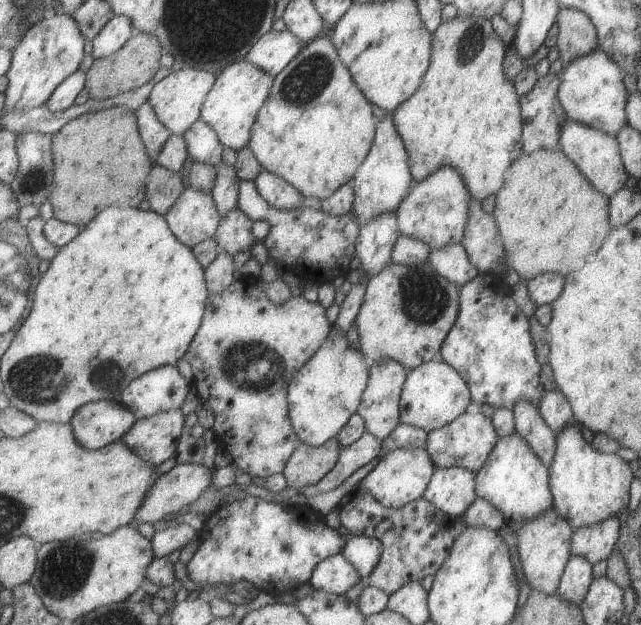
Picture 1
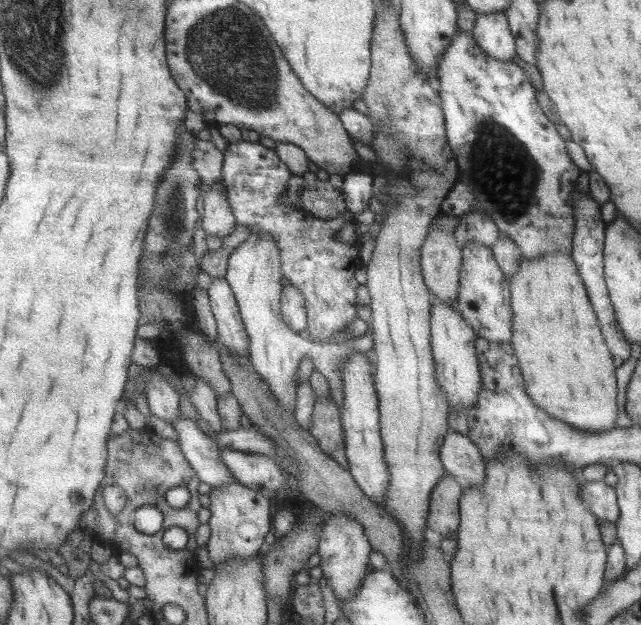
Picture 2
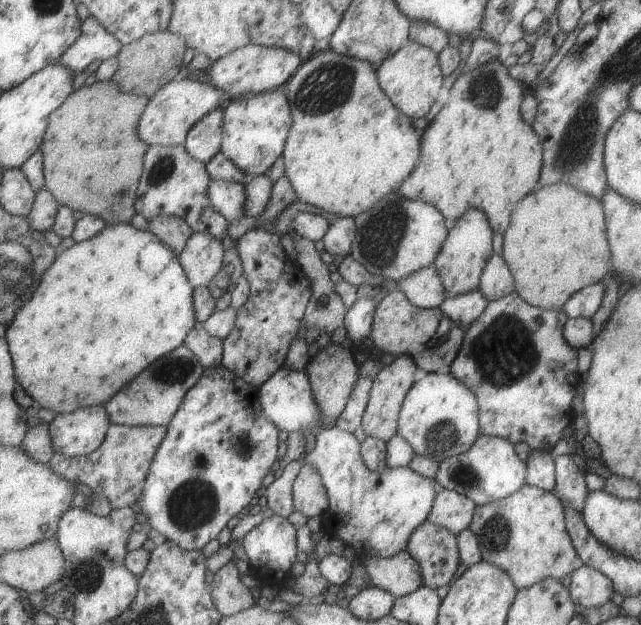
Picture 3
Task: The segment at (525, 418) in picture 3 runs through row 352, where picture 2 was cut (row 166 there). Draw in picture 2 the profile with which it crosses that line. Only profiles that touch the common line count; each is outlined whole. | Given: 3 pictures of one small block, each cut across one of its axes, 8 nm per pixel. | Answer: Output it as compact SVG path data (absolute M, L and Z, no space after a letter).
M460 29L456 30L451 42L446 46L441 60L438 60L436 68L436 82L437 93L439 96L439 103L443 112L444 129L447 144L452 152L453 158L457 163L457 183L449 189L443 202L440 205L440 211L448 216L461 217L468 214L470 211L481 211L489 219L495 223L499 234L511 239L521 252L521 257L531 259L533 257L541 257L547 253L557 253L557 251L567 251L572 249L573 237L573 207L571 207L571 193L573 193L573 185L577 184L577 177L580 175L581 170L571 161L565 149L565 141L557 133L555 124L551 123L545 117L545 114L539 109L537 100L535 99L534 86L529 82L525 71L519 68L512 60L495 60L487 56L474 41L474 38L469 33L463 33Z

